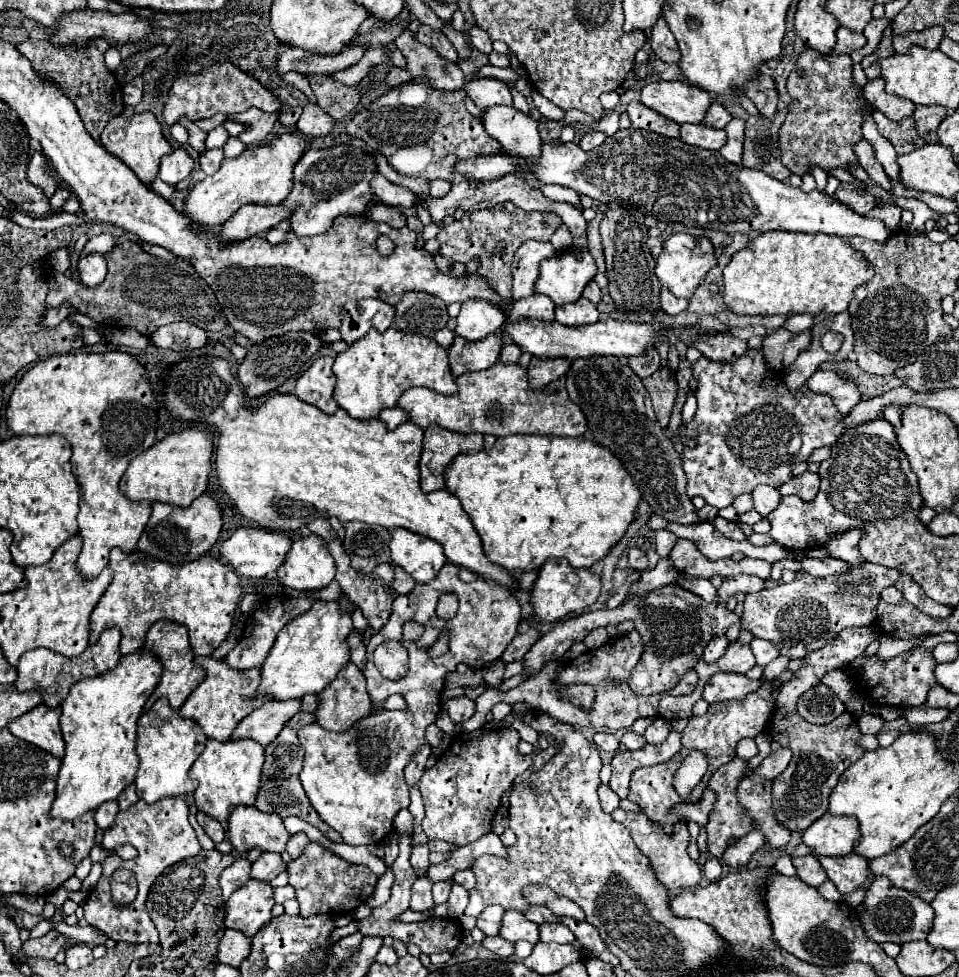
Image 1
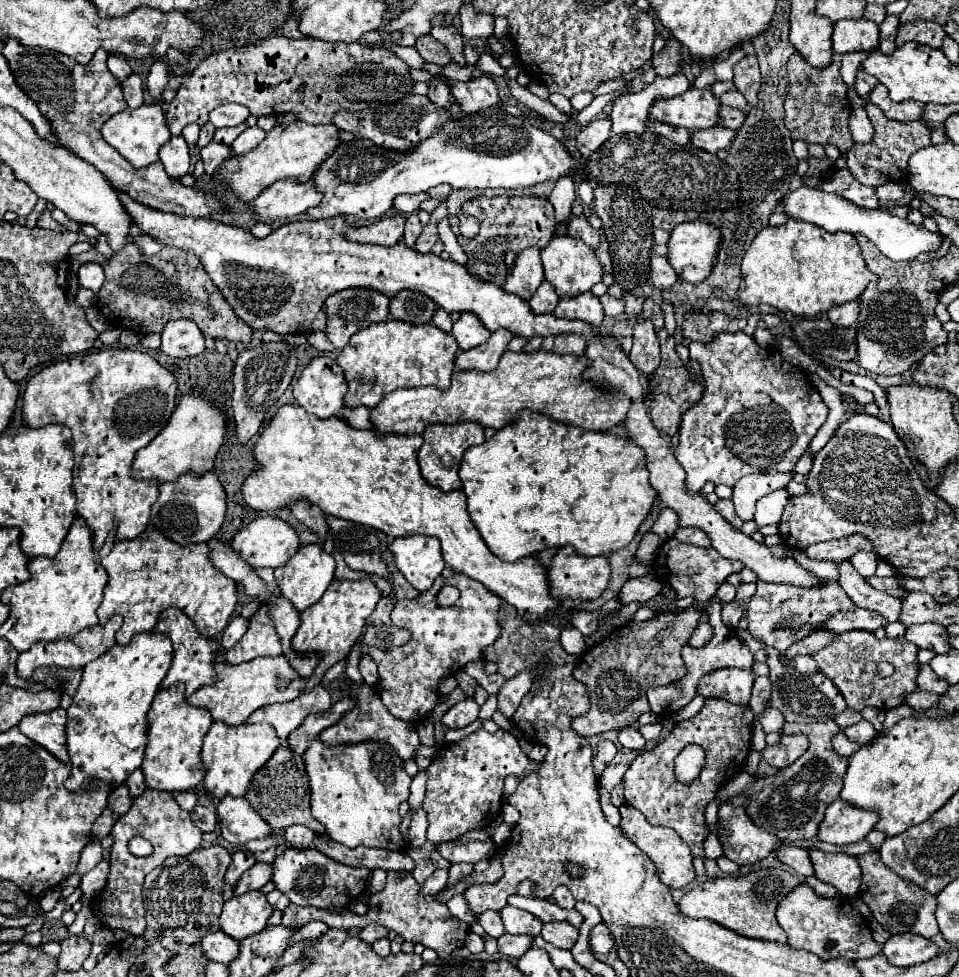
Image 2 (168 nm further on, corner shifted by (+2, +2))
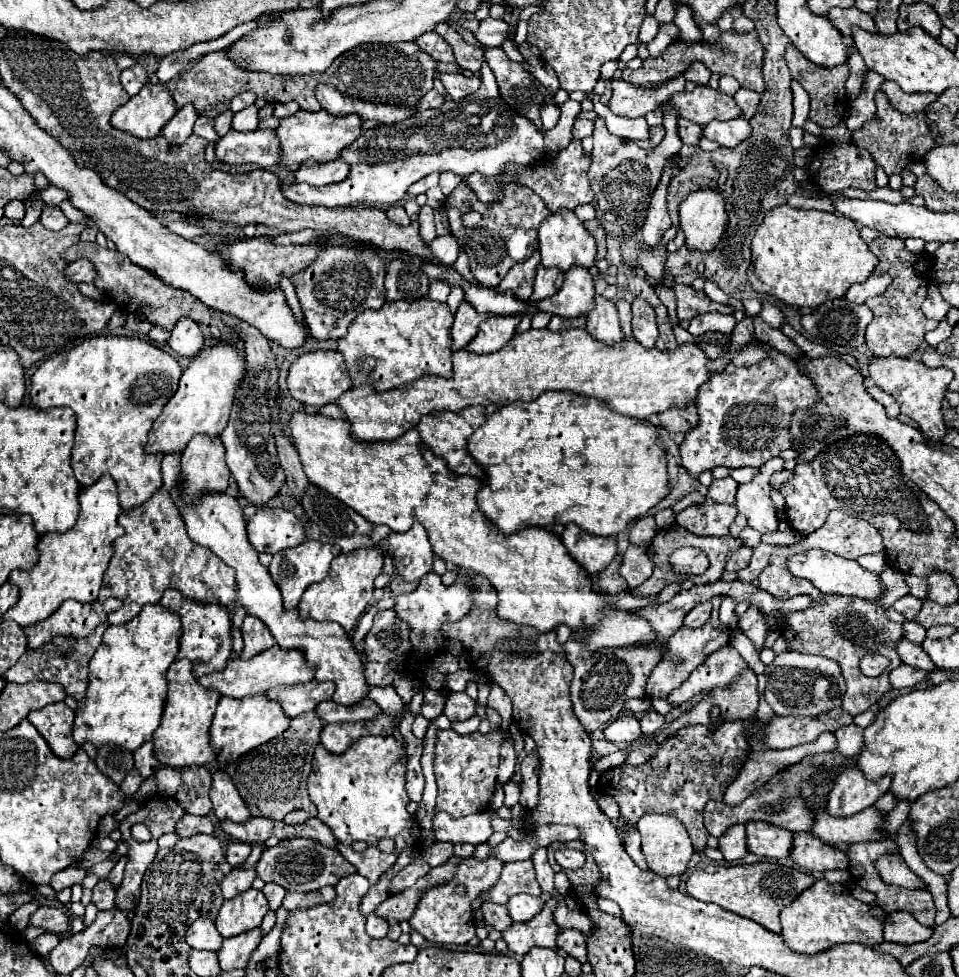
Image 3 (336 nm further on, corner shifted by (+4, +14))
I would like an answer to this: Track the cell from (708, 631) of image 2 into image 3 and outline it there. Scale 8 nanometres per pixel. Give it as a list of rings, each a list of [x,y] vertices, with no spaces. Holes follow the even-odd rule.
[[[701,603],[689,611],[689,615],[685,617],[685,625],[693,627],[693,629],[703,627],[709,619],[709,613],[711,613],[711,603]]]

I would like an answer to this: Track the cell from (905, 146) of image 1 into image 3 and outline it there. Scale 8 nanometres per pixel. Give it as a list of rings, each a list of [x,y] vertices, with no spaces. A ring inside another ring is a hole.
[[[881,91],[875,93],[875,105],[877,105],[877,113],[869,121],[865,121],[861,129],[853,131],[851,141],[855,145],[867,149],[871,153],[875,165],[881,167],[887,177],[899,175],[907,165],[919,163],[923,159],[923,155],[927,153],[927,149],[931,149],[935,145],[935,141],[929,133],[929,127],[927,127],[927,117],[925,117],[925,113],[905,115],[897,109],[891,109],[887,97]]]

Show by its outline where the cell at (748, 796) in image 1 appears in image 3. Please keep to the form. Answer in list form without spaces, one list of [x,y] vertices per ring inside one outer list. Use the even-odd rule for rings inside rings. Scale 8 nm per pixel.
[[[731,825],[723,837],[719,837],[719,849],[727,861],[739,861],[747,855],[747,833],[745,825]]]

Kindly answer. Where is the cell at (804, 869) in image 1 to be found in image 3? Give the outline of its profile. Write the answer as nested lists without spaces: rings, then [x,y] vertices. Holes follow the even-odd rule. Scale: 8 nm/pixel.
[[[749,821],[747,823],[747,847],[751,853],[759,857],[783,859],[791,855],[793,833],[787,829],[779,829],[771,823]]]

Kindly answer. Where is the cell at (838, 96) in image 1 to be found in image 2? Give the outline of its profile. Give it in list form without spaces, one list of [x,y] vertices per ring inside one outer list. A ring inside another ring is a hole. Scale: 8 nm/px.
[[[795,53],[787,61],[789,73],[789,93],[785,99],[785,127],[793,139],[803,139],[805,143],[819,143],[827,145],[833,143],[841,153],[847,153],[853,145],[853,137],[847,127],[847,119],[851,115],[851,105],[847,101],[847,89],[839,73],[839,57],[825,69],[813,69],[807,61]]]

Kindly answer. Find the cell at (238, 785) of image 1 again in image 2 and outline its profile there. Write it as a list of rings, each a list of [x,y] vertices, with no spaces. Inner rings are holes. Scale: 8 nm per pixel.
[[[215,721],[211,729],[207,731],[203,739],[203,751],[201,761],[205,767],[205,791],[213,799],[221,799],[225,795],[243,797],[245,785],[249,785],[253,773],[275,753],[275,749],[281,745],[281,739],[277,737],[275,729],[269,723],[257,723],[257,725],[227,725],[223,721]]]

